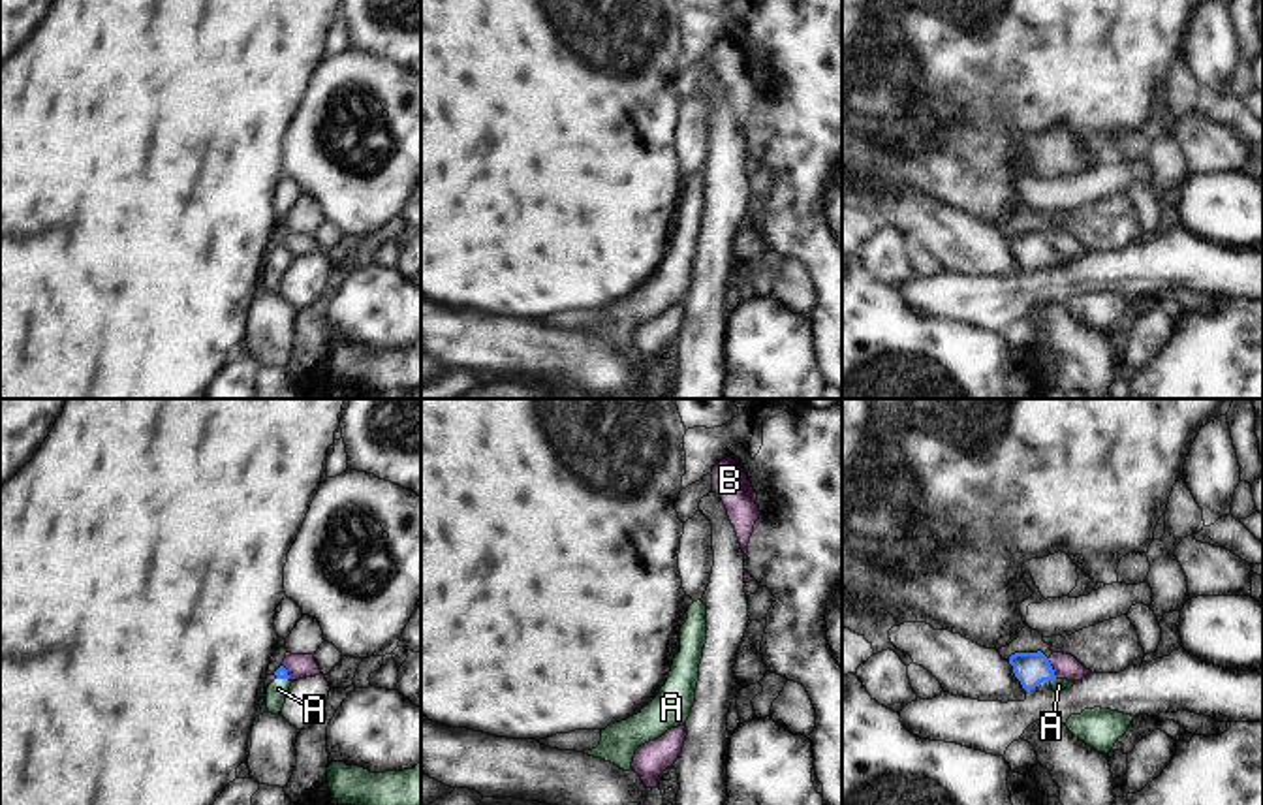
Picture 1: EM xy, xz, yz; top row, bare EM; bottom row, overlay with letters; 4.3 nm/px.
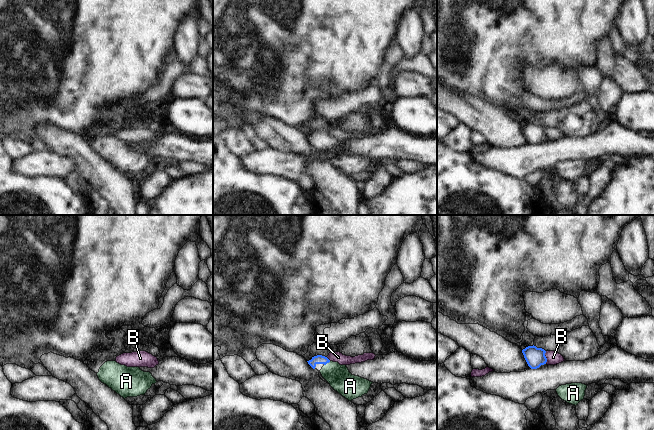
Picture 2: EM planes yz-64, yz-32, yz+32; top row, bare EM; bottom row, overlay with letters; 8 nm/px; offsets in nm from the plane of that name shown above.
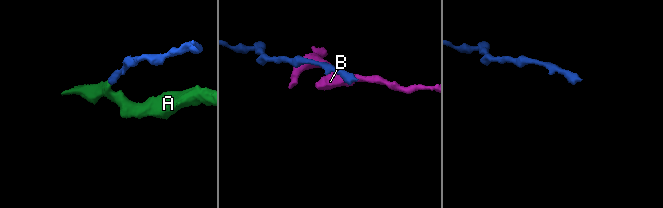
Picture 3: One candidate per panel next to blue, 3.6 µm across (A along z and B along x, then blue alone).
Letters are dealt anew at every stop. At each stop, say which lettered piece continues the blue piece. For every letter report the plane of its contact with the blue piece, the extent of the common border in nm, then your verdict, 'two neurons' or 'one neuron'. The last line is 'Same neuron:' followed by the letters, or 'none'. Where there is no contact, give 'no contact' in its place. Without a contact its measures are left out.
A: yz | 30 nm | one neuron
B: yz | 100 nm | two neurons
Same neuron: A

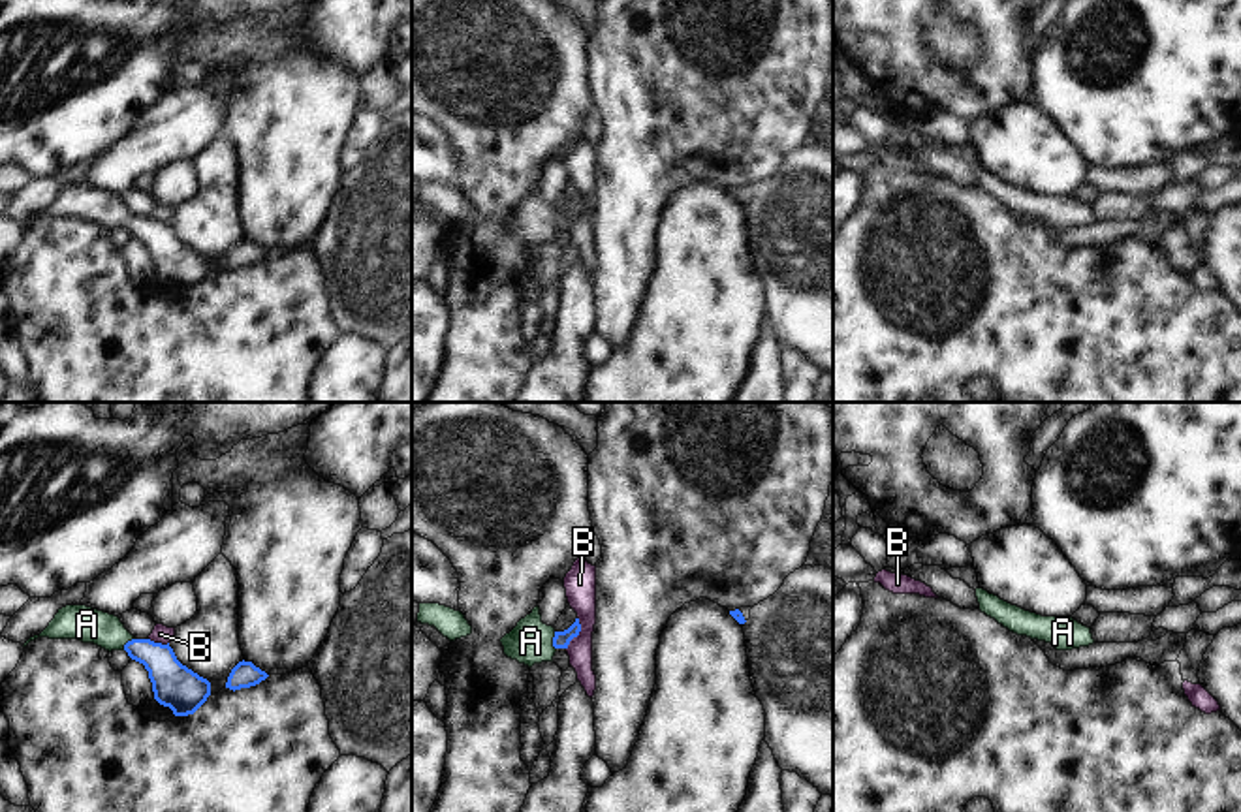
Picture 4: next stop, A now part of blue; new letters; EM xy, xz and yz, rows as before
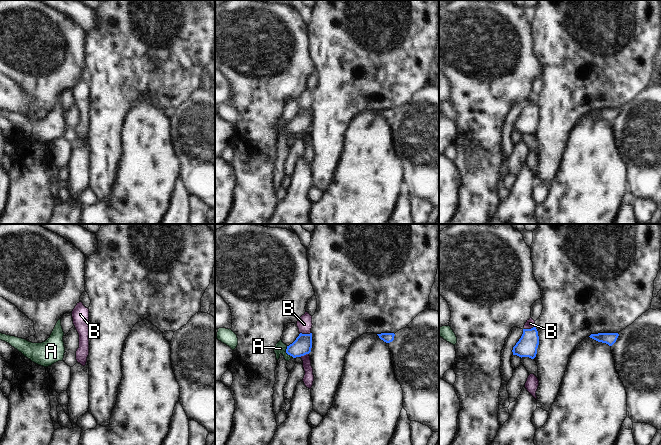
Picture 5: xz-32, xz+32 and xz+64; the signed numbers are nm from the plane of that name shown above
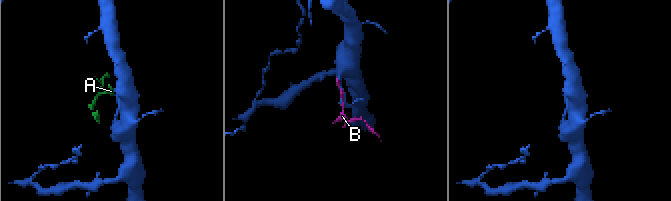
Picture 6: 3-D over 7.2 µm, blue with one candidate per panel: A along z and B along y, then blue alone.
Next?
A: xz | 80 nm | one neuron
B: xz | 150 nm | two neurons
Same neuron: A

